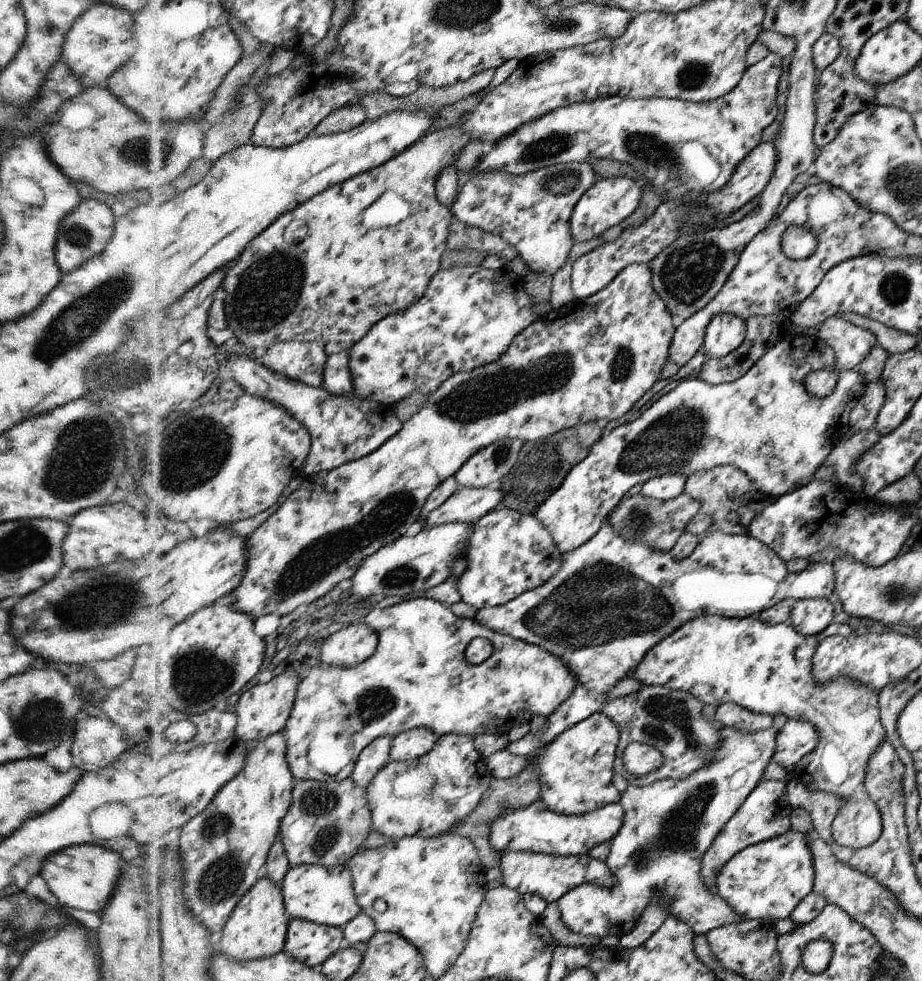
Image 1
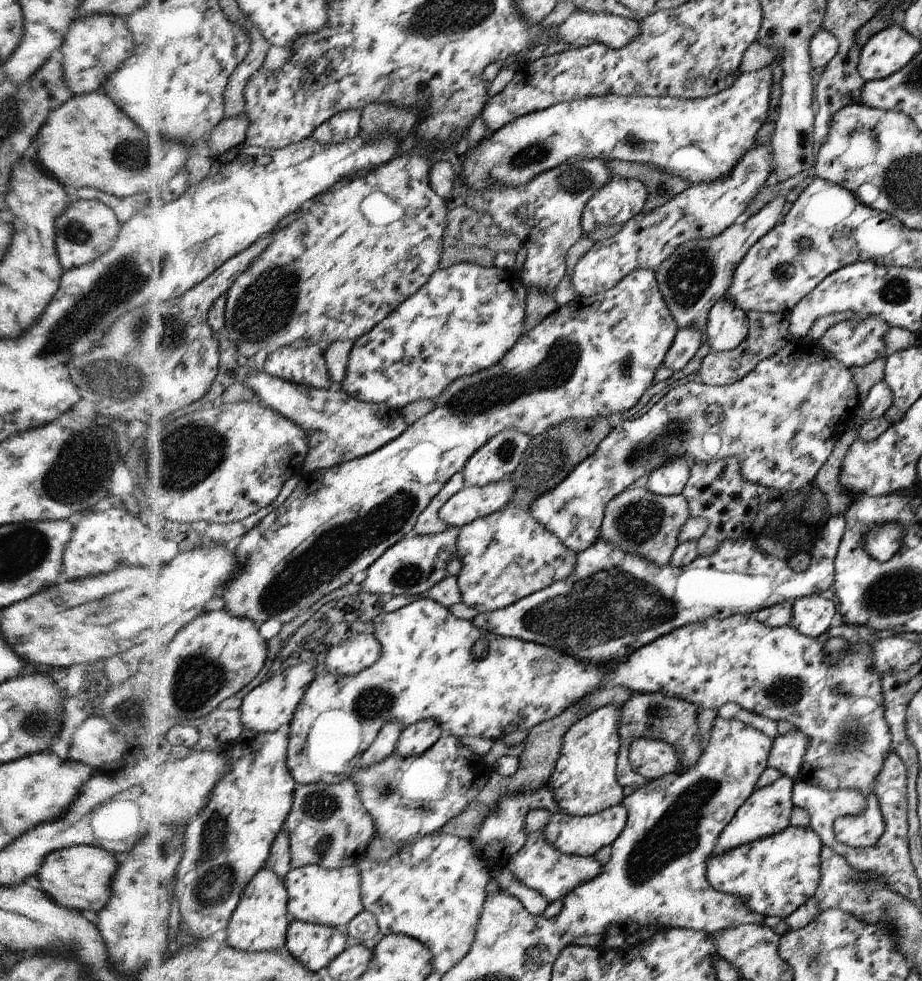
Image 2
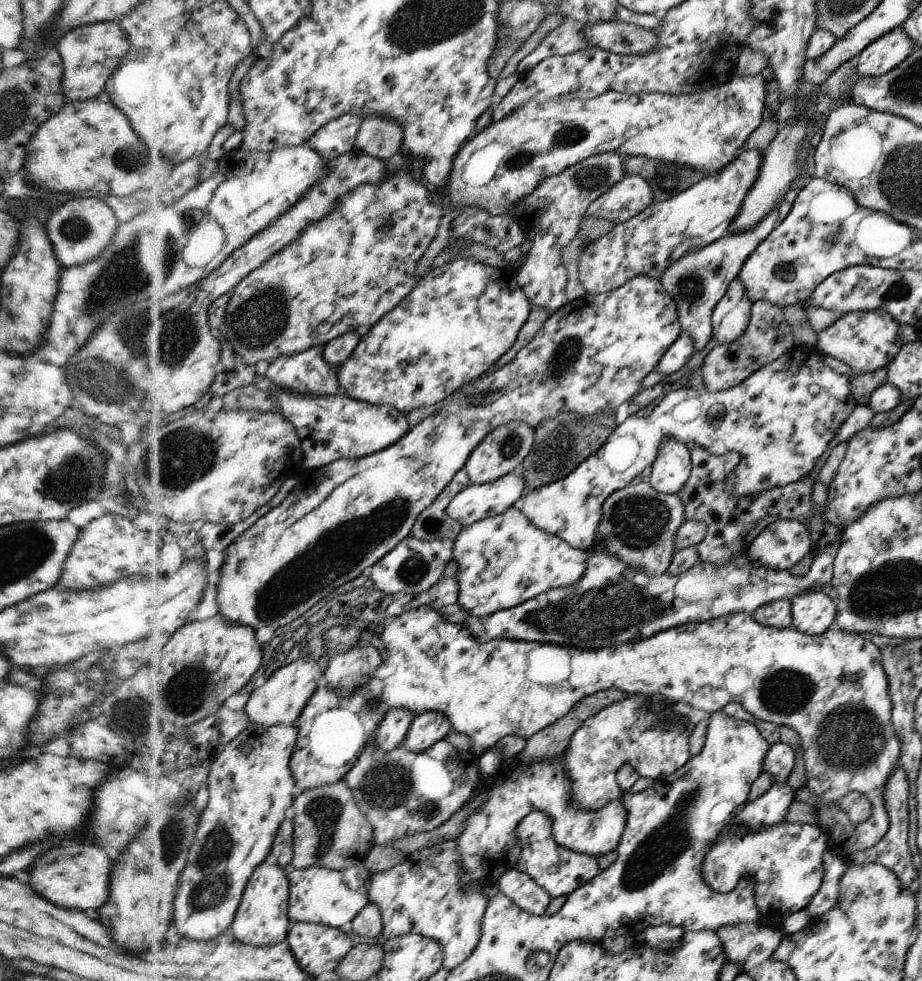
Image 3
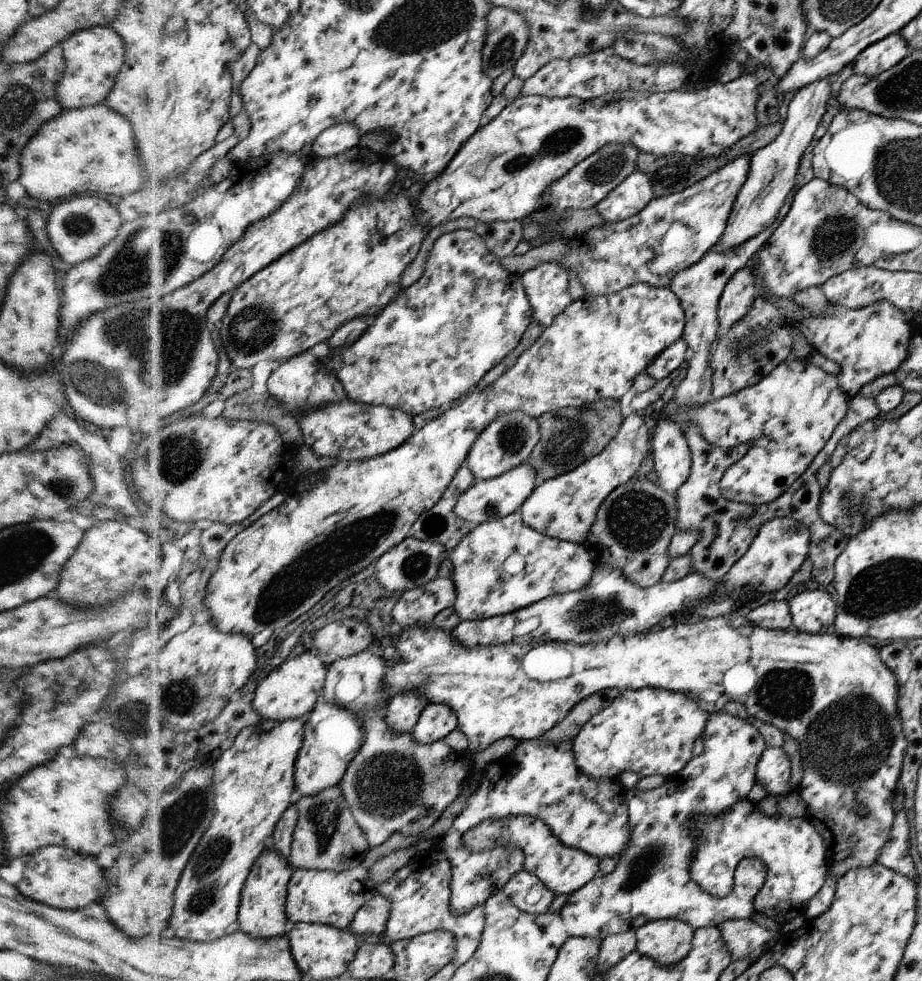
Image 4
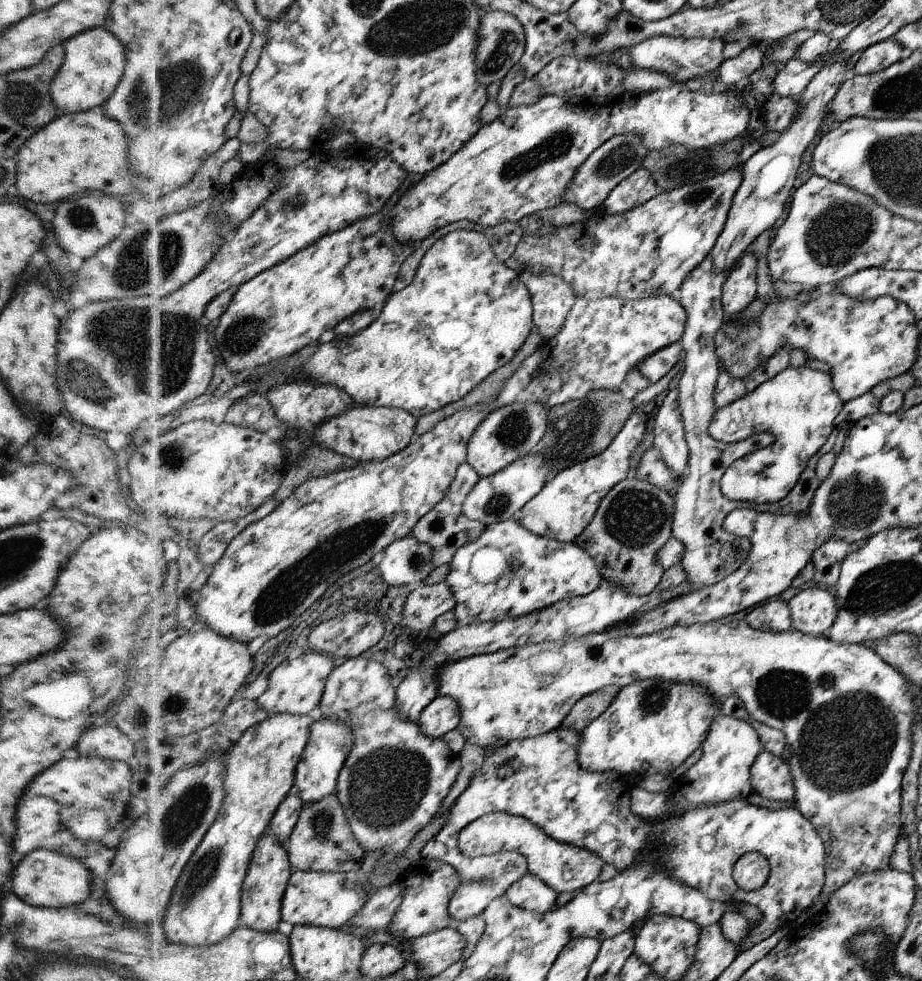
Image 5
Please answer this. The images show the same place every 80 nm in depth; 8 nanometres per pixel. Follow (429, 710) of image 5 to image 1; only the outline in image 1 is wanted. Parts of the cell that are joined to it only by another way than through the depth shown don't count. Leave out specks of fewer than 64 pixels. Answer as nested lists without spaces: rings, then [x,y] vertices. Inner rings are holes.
[[[428,728],[406,730],[392,744],[392,762],[417,761],[433,750],[440,738]]]

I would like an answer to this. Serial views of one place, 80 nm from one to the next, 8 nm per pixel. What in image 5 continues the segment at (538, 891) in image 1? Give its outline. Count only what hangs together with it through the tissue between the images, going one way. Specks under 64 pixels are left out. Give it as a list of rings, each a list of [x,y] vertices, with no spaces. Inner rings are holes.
[[[489,813],[470,823],[460,831],[459,850],[468,858],[487,857],[506,851],[524,854],[529,860],[530,874],[542,880],[557,894],[576,892],[593,884],[601,875],[605,862],[593,851],[582,849],[551,838],[537,823],[523,816],[506,813]]]

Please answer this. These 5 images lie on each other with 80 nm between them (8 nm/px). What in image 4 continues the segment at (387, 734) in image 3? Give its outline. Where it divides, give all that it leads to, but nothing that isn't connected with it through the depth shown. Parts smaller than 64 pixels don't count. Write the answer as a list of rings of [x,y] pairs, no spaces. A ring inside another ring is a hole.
[[[400,694],[392,700],[389,706],[386,722],[394,732],[411,732],[422,713],[428,705],[428,700],[420,694]]]

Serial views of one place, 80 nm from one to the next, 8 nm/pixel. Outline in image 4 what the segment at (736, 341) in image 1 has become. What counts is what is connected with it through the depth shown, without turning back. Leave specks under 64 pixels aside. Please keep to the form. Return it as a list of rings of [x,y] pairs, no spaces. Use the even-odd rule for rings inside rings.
[[[750,264],[744,266],[742,270],[738,270],[738,273],[734,274],[720,298],[718,306],[718,326],[730,330],[734,324],[740,322],[742,318],[746,316],[753,309],[752,302],[756,299],[756,282],[754,282],[754,276],[750,274],[752,268]]]

